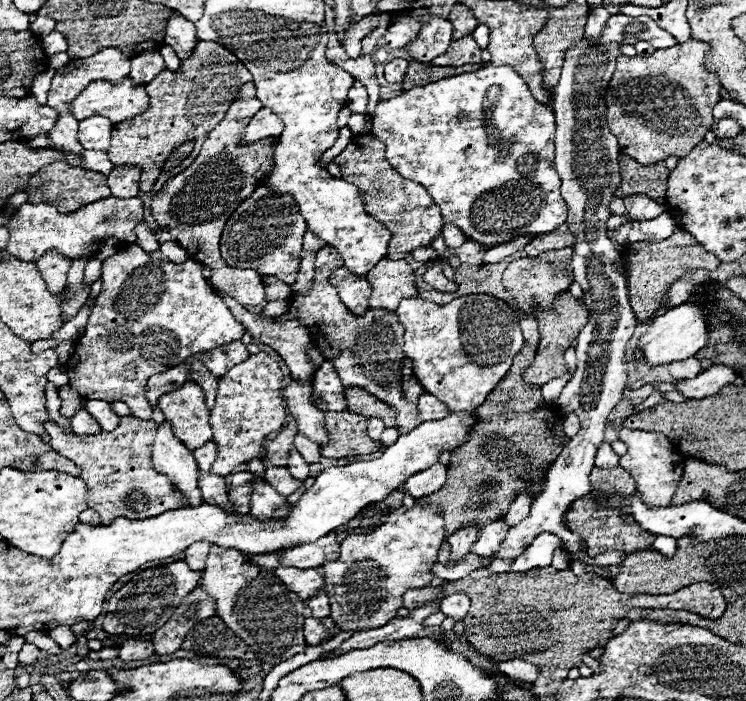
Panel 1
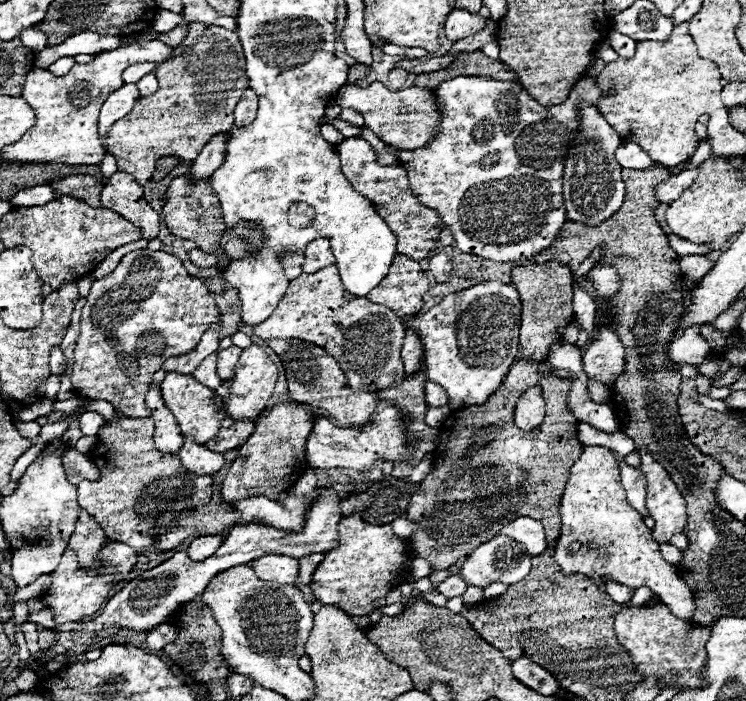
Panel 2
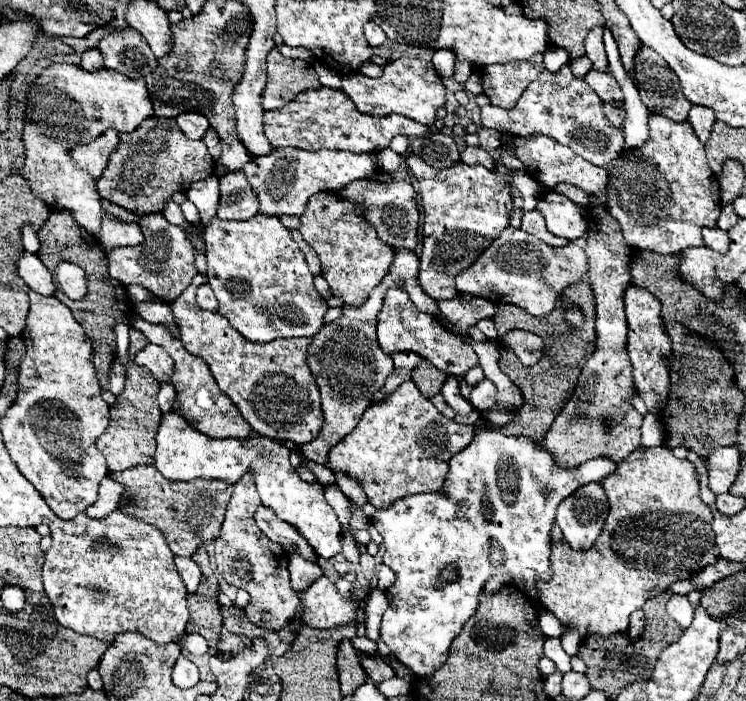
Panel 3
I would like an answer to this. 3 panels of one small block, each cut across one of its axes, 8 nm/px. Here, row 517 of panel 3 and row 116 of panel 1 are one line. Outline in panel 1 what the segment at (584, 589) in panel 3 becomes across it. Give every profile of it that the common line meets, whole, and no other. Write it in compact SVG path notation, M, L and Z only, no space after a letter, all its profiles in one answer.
M690 38L688 42L654 50L648 58L624 54L616 58L616 72L606 90L606 114L624 154L650 166L668 156L682 158L702 142L714 122L712 108L722 100L722 86L716 74L706 68L708 54L710 46L706 42Z

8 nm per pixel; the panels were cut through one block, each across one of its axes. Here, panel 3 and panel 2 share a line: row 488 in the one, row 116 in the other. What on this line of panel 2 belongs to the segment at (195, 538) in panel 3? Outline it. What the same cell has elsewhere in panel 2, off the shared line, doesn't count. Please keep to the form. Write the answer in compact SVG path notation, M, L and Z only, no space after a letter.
M202 22L190 24L188 36L182 40L182 44L178 48L174 48L174 54L170 60L156 66L154 76L158 78L160 88L152 96L138 98L138 102L134 104L130 114L120 118L110 128L108 138L106 138L106 150L108 150L108 154L112 154L116 158L118 172L132 174L136 178L136 182L142 186L152 178L158 158L178 156L180 160L194 160L200 154L202 146L206 146L206 142L214 134L230 130L230 126L234 124L232 112L234 112L242 92L250 88L248 76L244 74L244 54L242 54L238 34L230 32L226 28L202 24Z

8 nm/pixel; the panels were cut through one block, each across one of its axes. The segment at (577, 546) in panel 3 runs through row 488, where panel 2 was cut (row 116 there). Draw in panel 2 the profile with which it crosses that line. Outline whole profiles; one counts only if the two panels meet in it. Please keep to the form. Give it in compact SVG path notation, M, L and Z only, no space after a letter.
M590 104L578 108L580 128L574 136L572 148L568 150L562 176L562 198L566 206L566 216L572 222L584 226L598 226L610 218L624 202L624 182L620 178L622 166L616 162L616 148L622 144L618 132L604 120L600 110Z

